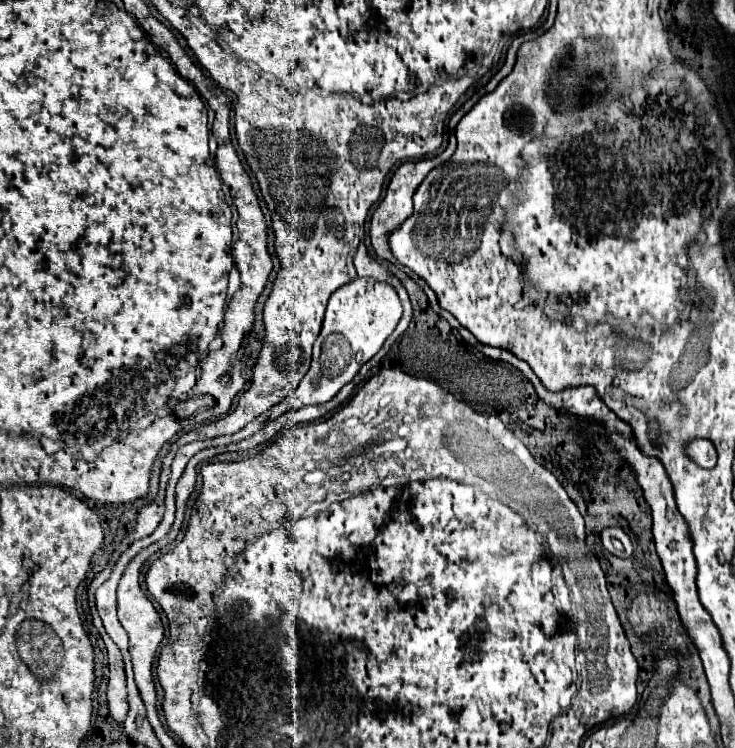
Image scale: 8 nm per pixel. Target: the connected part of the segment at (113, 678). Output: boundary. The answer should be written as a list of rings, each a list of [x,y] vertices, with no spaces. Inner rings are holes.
[[[104,640],[110,660],[110,682],[108,682],[108,706],[112,718],[122,724],[128,714],[128,690],[126,690],[126,678],[124,678],[124,666],[118,646],[112,640]]]

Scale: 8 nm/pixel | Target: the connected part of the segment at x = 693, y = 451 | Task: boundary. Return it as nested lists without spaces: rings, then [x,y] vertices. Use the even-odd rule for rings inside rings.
[[[706,438],[688,440],[686,442],[686,454],[700,468],[714,468],[716,466],[716,448]]]

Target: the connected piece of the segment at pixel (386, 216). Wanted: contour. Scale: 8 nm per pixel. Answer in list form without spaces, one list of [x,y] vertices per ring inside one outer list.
[[[428,158],[428,160],[418,160],[418,162],[404,162],[390,178],[390,184],[388,184],[388,190],[386,190],[386,196],[384,200],[378,204],[378,208],[374,210],[372,214],[372,220],[370,220],[370,242],[372,242],[372,248],[376,252],[378,258],[382,260],[388,260],[392,262],[392,254],[390,254],[390,248],[386,246],[386,234],[394,228],[400,226],[400,222],[404,222],[410,214],[412,214],[412,194],[414,190],[420,186],[420,182],[426,178],[426,174],[436,166],[436,158]]]

